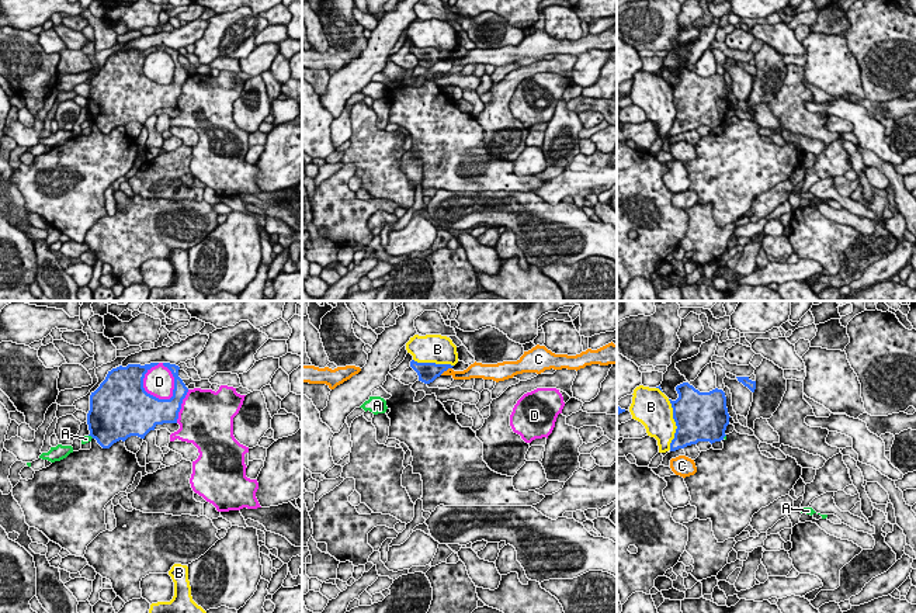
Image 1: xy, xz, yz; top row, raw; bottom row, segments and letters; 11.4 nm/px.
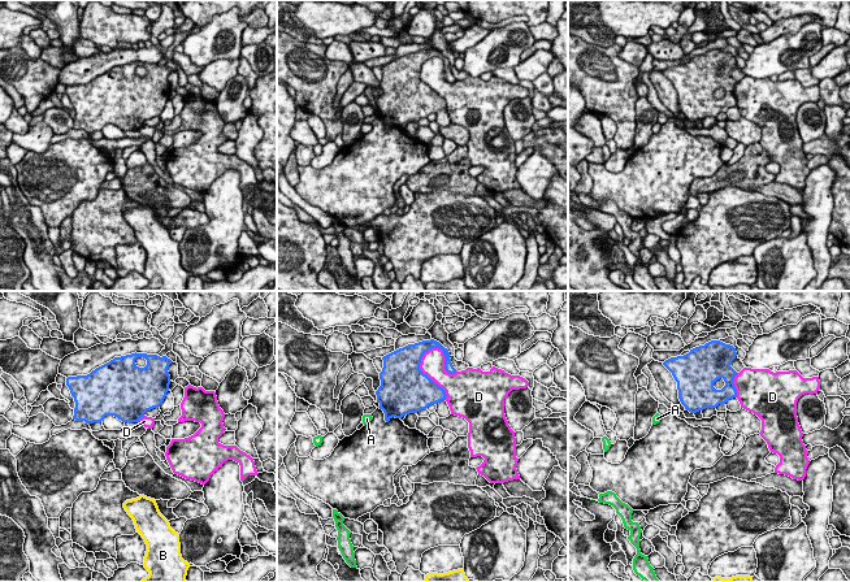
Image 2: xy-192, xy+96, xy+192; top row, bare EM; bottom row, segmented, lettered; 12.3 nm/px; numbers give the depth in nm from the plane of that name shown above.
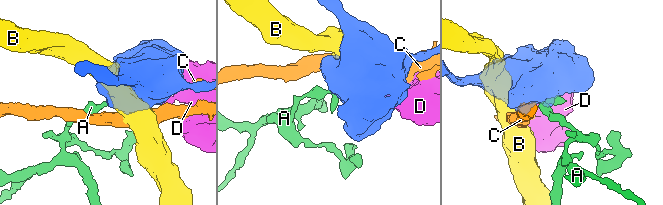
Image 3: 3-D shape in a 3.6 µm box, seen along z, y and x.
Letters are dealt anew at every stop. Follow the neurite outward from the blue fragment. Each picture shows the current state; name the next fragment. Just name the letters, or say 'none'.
none

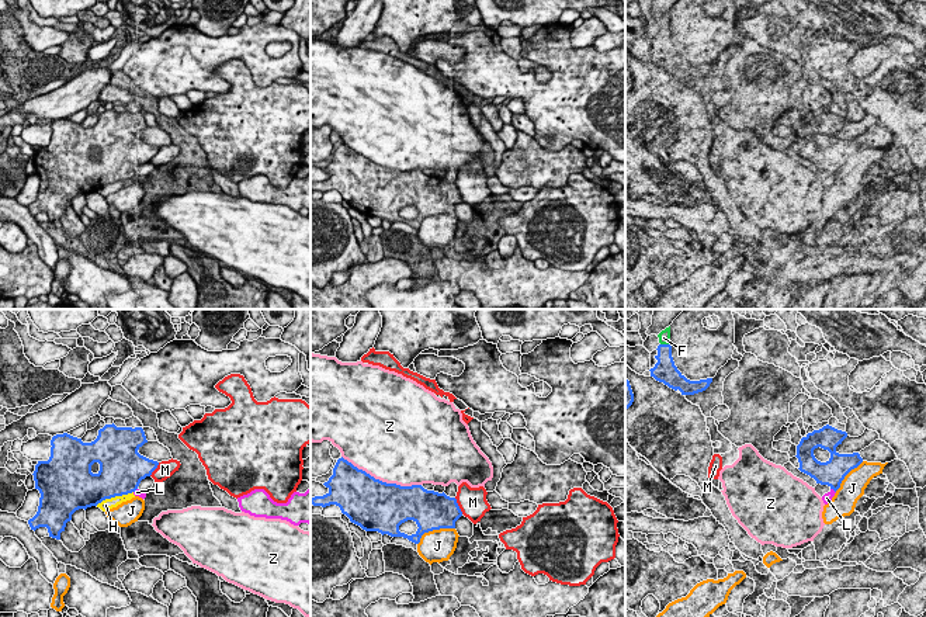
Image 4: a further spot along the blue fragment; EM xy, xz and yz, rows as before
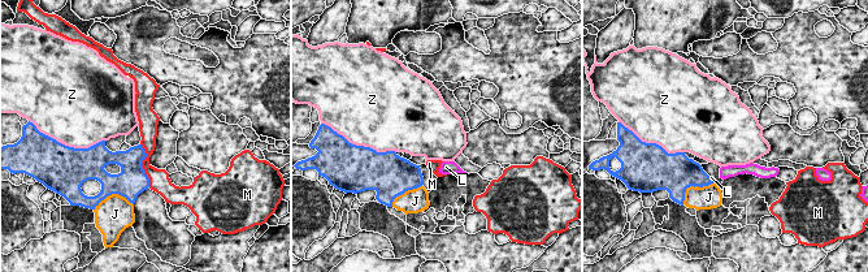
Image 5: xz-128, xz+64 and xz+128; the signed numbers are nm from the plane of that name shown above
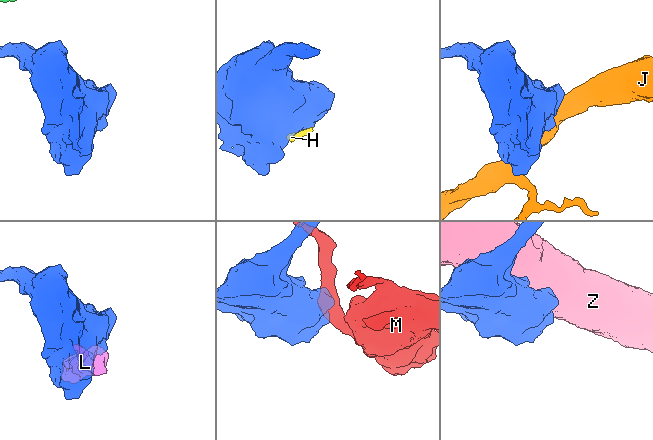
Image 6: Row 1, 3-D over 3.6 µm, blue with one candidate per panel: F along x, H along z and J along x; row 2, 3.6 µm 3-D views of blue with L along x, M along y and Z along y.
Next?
F

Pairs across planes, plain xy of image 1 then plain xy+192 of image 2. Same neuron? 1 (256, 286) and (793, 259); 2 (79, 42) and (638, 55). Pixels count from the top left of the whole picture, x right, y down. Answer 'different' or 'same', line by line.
1: different
2: different

